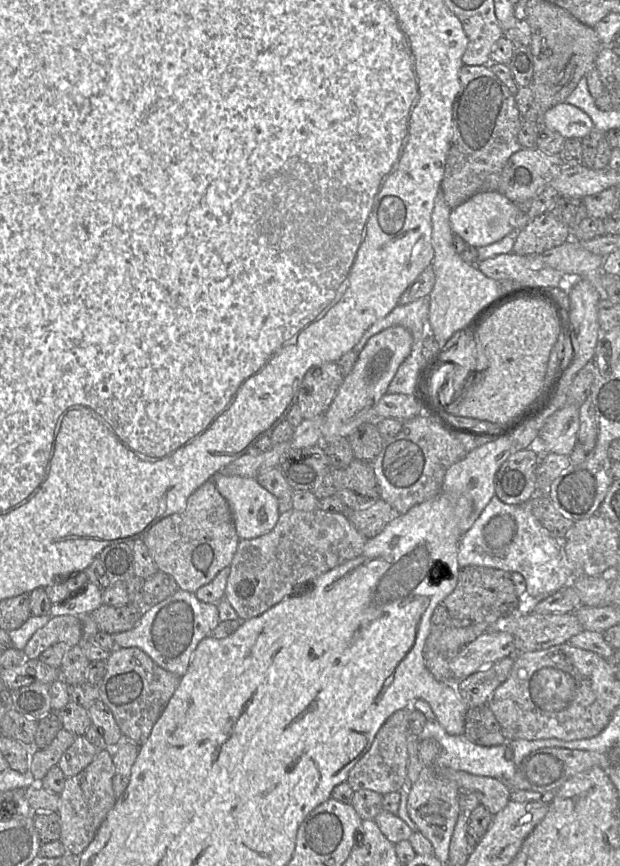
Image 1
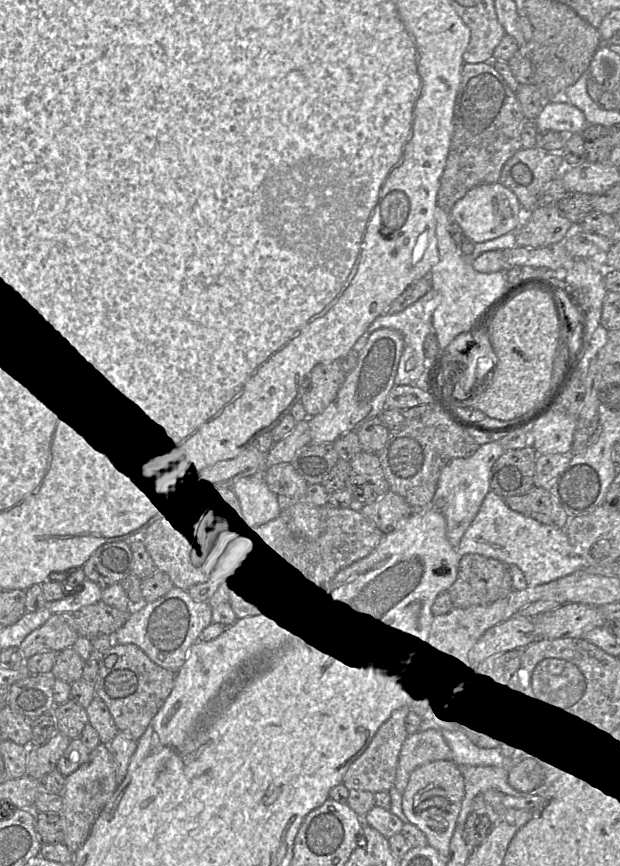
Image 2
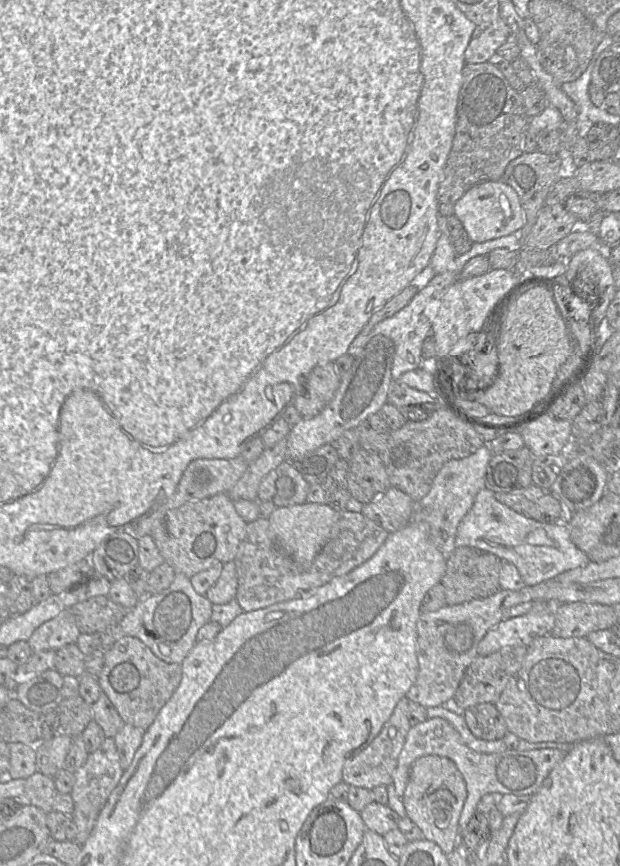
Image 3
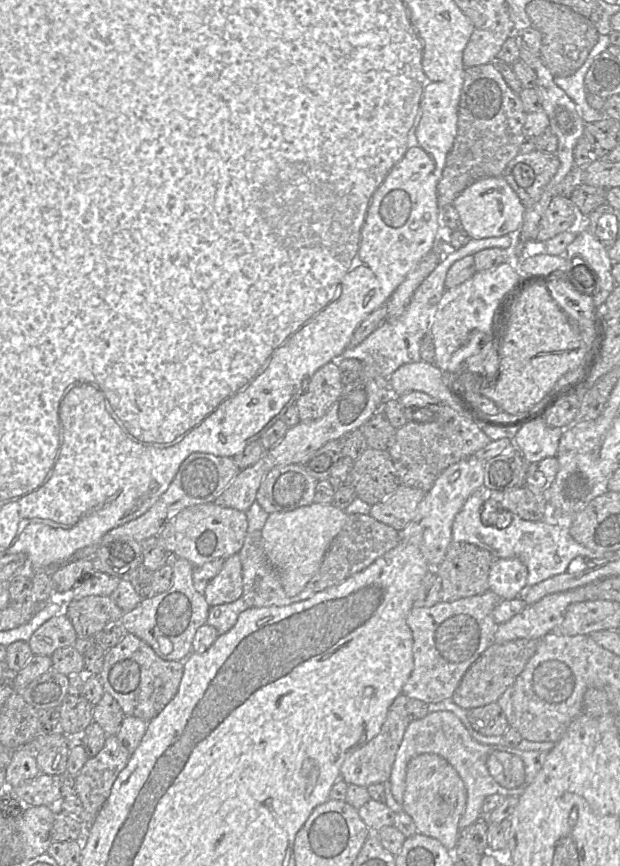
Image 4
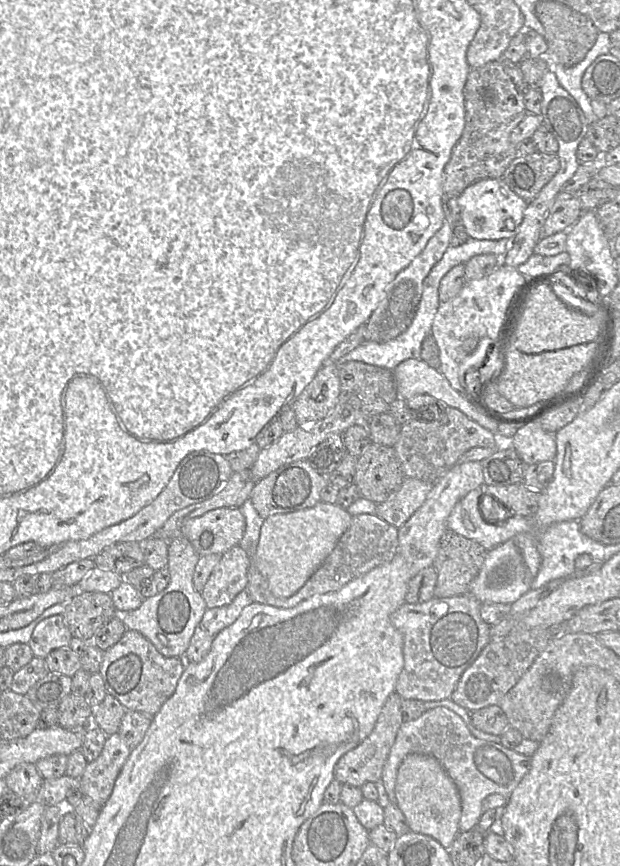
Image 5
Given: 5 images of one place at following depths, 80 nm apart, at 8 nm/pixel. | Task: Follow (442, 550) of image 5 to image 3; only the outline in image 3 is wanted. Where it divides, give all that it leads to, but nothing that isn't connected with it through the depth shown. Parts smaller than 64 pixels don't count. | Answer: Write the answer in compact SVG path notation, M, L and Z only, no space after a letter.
M468 546L456 547L447 558L446 571L441 580L447 605L484 599L501 590L499 575L502 563L501 559L491 553Z

